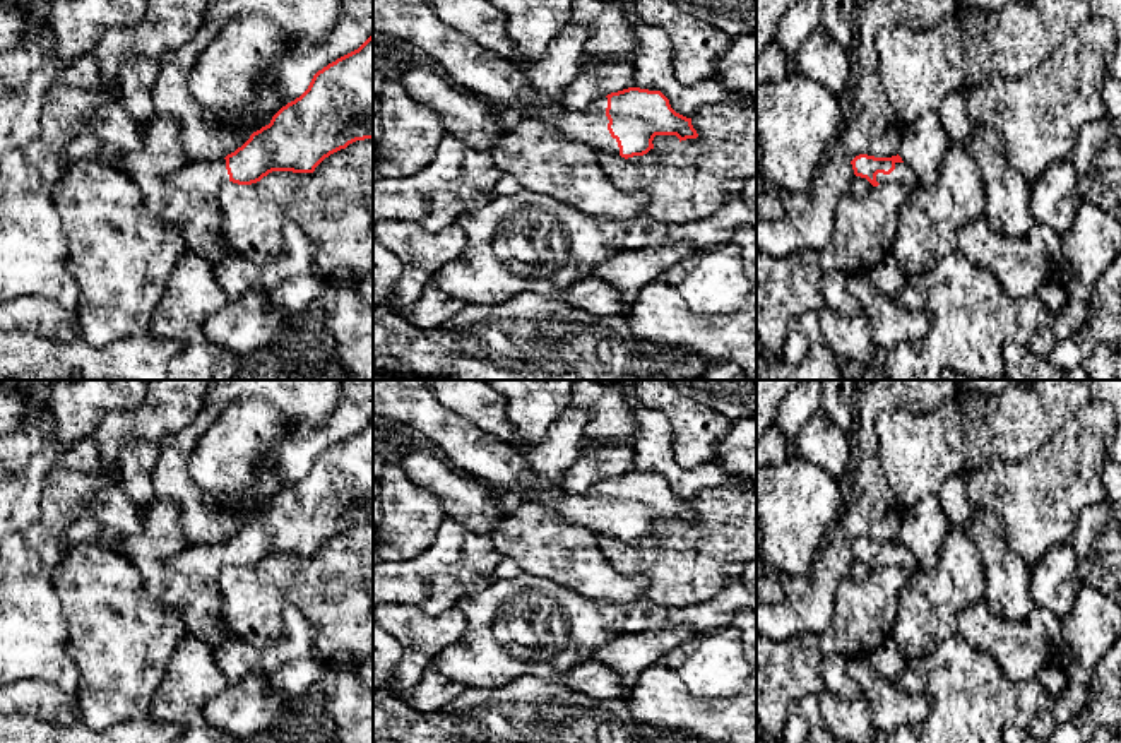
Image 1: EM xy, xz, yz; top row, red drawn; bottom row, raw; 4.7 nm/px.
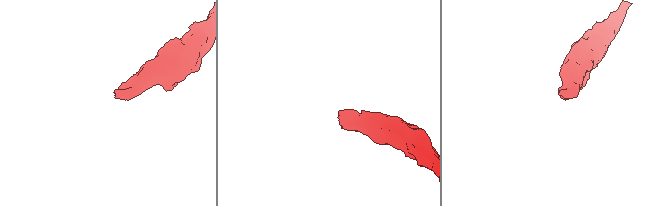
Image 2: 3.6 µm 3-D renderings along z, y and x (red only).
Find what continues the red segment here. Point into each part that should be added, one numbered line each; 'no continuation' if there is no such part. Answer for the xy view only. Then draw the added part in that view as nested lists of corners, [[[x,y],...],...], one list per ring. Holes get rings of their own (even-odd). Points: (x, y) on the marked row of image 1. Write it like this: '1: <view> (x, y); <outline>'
1: xy (206, 177); [[[200,159],[190,161],[178,171],[168,176],[173,188],[188,193],[200,193],[207,197],[219,197],[221,188],[229,183],[226,159]]]

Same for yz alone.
1: yz (902, 173); [[[895,163],[895,169],[890,175],[878,173],[876,181],[880,185],[899,183],[905,188],[914,188],[917,185],[917,176],[909,164]]]

